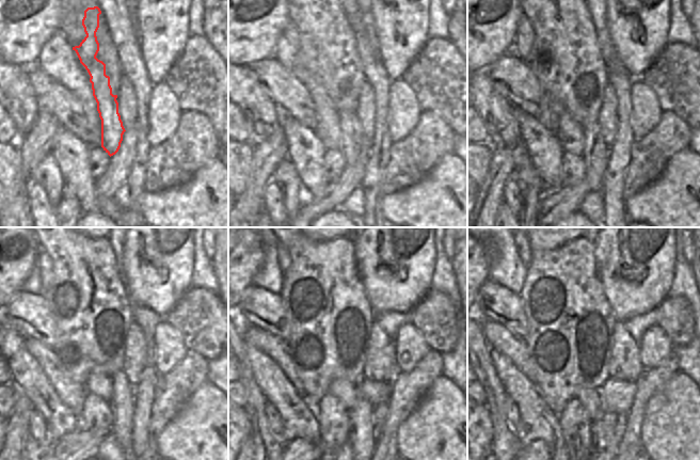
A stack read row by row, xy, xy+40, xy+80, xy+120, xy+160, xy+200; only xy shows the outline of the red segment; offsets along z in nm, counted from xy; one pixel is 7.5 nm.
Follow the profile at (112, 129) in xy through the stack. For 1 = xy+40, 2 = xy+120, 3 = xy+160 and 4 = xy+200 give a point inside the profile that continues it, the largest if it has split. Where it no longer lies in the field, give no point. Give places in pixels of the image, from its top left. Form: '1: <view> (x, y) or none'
1: xy+40 (351, 131)
2: xy+120 (122, 403)
3: xy+160 (361, 437)
4: xy+200 (607, 431)

